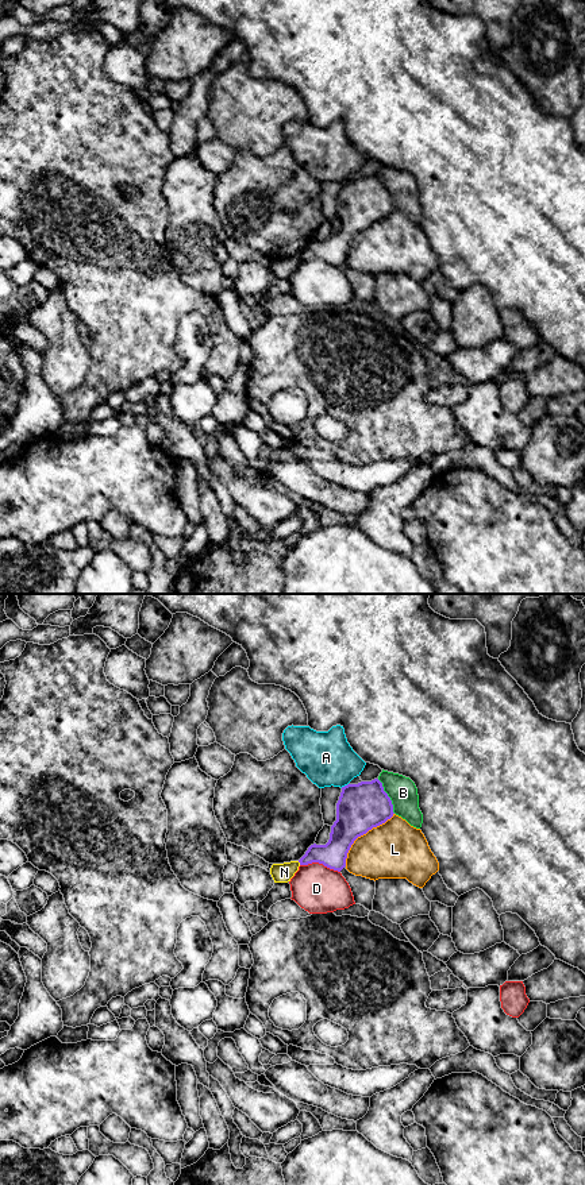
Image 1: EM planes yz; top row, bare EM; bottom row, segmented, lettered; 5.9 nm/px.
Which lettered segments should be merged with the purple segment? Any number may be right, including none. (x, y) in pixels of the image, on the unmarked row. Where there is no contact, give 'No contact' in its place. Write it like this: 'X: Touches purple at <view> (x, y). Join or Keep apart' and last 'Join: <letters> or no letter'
A: Touches purple at yz (345, 181). Keep apart
B: Touches purple at yz (388, 192). Keep apart
D: Touches purple at yz (320, 258). Keep apart
L: Touches purple at yz (362, 230). Keep apart
N: Touches purple at yz (299, 257). Keep apart
Join: no letter

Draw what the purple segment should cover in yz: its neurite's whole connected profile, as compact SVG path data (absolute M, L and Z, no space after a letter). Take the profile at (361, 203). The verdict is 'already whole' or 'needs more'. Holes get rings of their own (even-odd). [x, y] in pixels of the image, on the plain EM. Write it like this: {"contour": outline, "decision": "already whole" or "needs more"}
{"contour": "M378 174L342 182L328 238L311 240L299 255L300 260L319 258L340 267L354 236L385 219L393 209L392 196Z", "decision": "already whole"}

